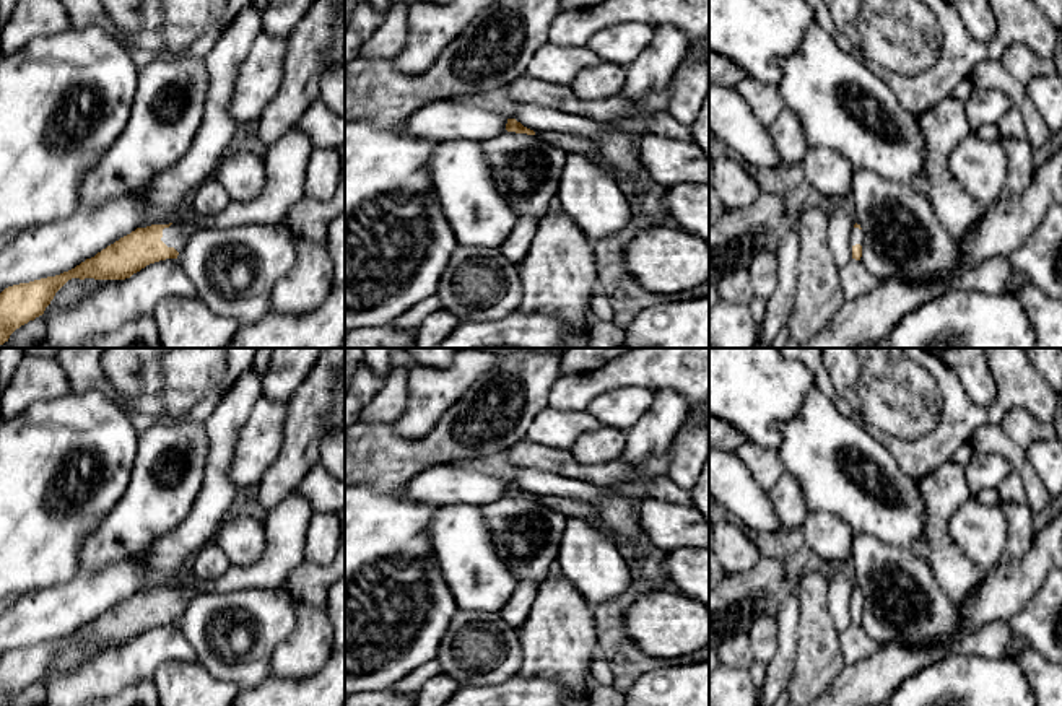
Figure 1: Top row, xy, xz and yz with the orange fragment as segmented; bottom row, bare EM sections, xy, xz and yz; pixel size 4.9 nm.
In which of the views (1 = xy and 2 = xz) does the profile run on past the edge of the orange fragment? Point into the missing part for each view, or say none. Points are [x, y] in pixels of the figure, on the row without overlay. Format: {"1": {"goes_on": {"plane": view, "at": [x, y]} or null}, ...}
{"1": {"goes_on": {"plane": "xy", "at": [176, 601]}}, "2": {"goes_on": null}}

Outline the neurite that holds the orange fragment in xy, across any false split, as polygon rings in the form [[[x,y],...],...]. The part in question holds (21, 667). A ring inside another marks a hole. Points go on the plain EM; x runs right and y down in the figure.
[[[176,587],[137,592],[68,636],[5,652],[0,657],[0,706],[8,706],[16,693],[42,680],[68,644],[130,643],[150,628],[177,623],[197,595],[202,592]]]

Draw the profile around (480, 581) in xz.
[[[480,506],[437,509],[428,535],[457,607],[498,613],[519,582],[496,551]]]

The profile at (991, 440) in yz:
[[[989,425],[977,429],[969,444],[976,452],[1000,454],[1008,460],[1012,470],[1025,485],[1026,504],[1033,514],[1042,512],[1049,506],[1052,496],[1038,478],[1026,451],[1015,444],[1000,425]]]

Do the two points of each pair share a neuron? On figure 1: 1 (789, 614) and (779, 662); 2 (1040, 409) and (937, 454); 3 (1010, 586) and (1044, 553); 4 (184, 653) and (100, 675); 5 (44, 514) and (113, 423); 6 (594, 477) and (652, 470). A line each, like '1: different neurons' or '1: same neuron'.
1: same neuron
2: same neuron
3: same neuron
4: same neuron
5: same neuron
6: different neurons

